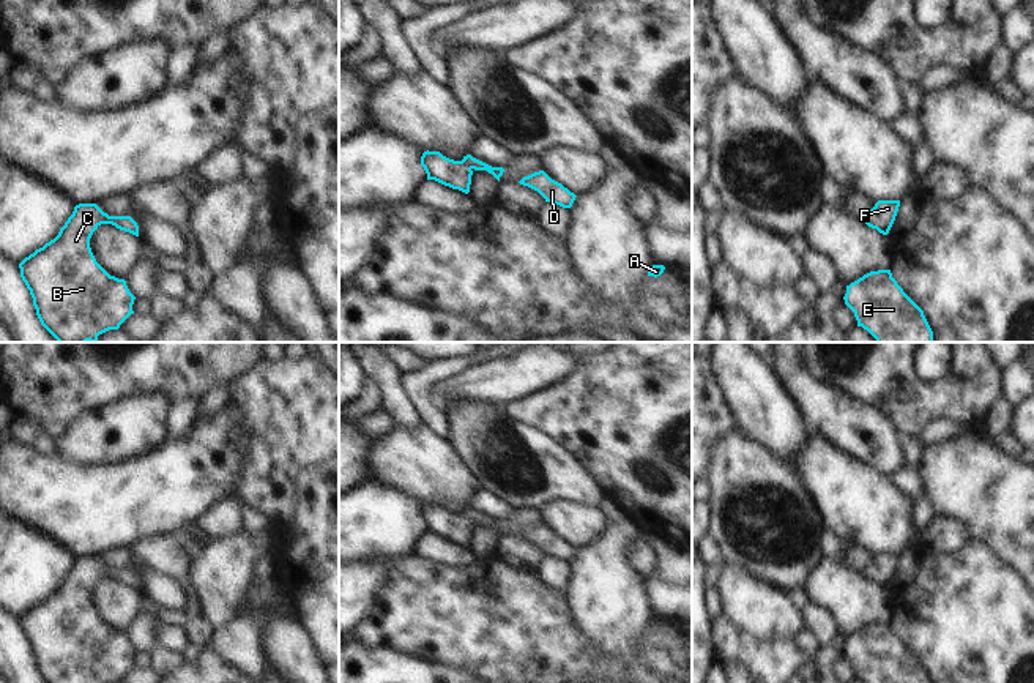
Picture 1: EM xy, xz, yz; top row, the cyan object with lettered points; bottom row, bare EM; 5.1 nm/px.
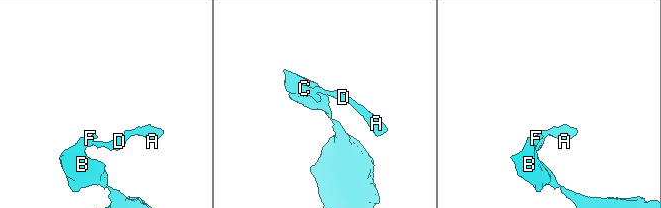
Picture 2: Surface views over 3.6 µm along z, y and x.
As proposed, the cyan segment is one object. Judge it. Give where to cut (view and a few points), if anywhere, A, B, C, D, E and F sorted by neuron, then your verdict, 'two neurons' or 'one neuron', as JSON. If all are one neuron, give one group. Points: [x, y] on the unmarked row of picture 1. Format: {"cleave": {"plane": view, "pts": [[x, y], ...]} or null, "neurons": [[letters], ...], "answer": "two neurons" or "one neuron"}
{"cleave": null, "neurons": [["A", "B", "C", "D", "E", "F"]], "answer": "one neuron"}

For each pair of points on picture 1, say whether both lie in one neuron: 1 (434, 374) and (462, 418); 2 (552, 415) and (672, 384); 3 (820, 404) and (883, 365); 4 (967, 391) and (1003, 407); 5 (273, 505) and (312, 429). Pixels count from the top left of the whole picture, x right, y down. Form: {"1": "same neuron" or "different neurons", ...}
{"1": "different neurons", "2": "same neuron", "3": "different neurons", "4": "different neurons", "5": "same neuron"}

